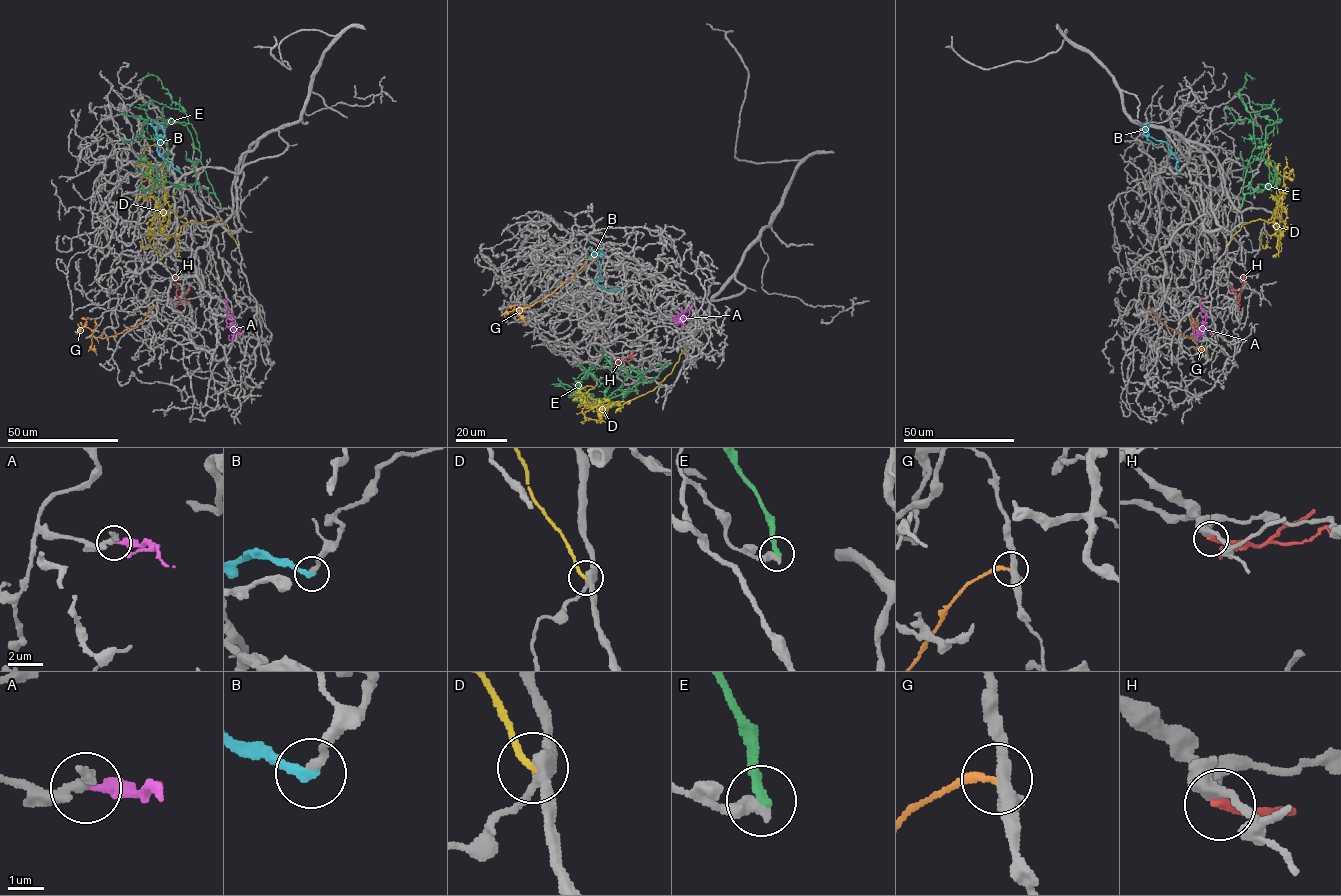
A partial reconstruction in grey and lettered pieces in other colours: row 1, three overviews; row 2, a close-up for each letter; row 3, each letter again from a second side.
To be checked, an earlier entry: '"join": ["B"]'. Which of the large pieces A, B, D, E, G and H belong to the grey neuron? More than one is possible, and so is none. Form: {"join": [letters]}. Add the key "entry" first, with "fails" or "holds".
{"entry": "holds", "join": ["B"]}

